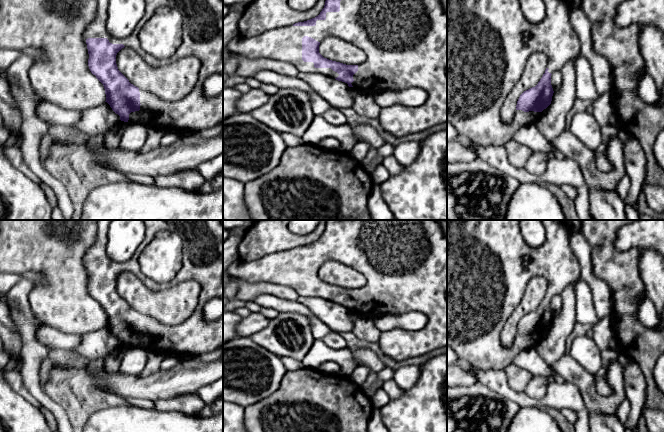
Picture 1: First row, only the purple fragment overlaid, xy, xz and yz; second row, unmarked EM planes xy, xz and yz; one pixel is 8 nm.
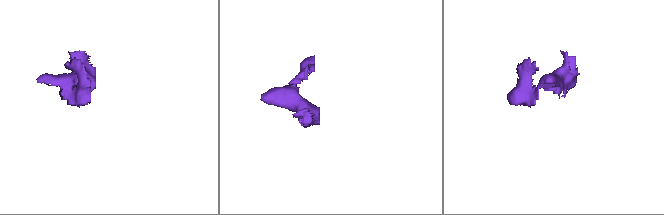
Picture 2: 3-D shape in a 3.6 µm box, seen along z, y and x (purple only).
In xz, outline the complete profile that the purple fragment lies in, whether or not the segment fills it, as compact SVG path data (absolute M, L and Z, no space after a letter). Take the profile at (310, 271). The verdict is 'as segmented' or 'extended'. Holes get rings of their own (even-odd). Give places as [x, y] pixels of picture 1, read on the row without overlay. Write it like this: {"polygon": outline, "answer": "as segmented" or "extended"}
{"polygon": "M327 220L324 232L318 240L304 246L298 246L291 250L283 250L267 254L259 259L248 262L233 262L228 267L228 274L236 279L245 280L253 284L269 283L276 284L284 287L292 288L299 296L303 297L316 297L324 300L330 300L338 305L342 305L348 308L349 311L361 313L365 316L372 317L374 319L380 318L385 315L402 315L408 314L413 311L419 311L424 313L428 317L427 324L418 331L410 331L403 329L394 329L386 332L380 332L378 344L380 351L386 356L395 361L403 361L406 359L422 356L439 348L447 346L447 237L437 220ZM333 260L340 262L350 268L360 272L367 280L365 286L360 289L346 289L340 286L332 285L324 282L319 277L320 266L326 261Z", "answer": "extended"}

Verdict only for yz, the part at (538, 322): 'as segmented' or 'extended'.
extended

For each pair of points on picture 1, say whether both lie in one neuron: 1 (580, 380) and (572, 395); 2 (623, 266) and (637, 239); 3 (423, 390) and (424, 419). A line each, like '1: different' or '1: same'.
1: different
2: different
3: same

